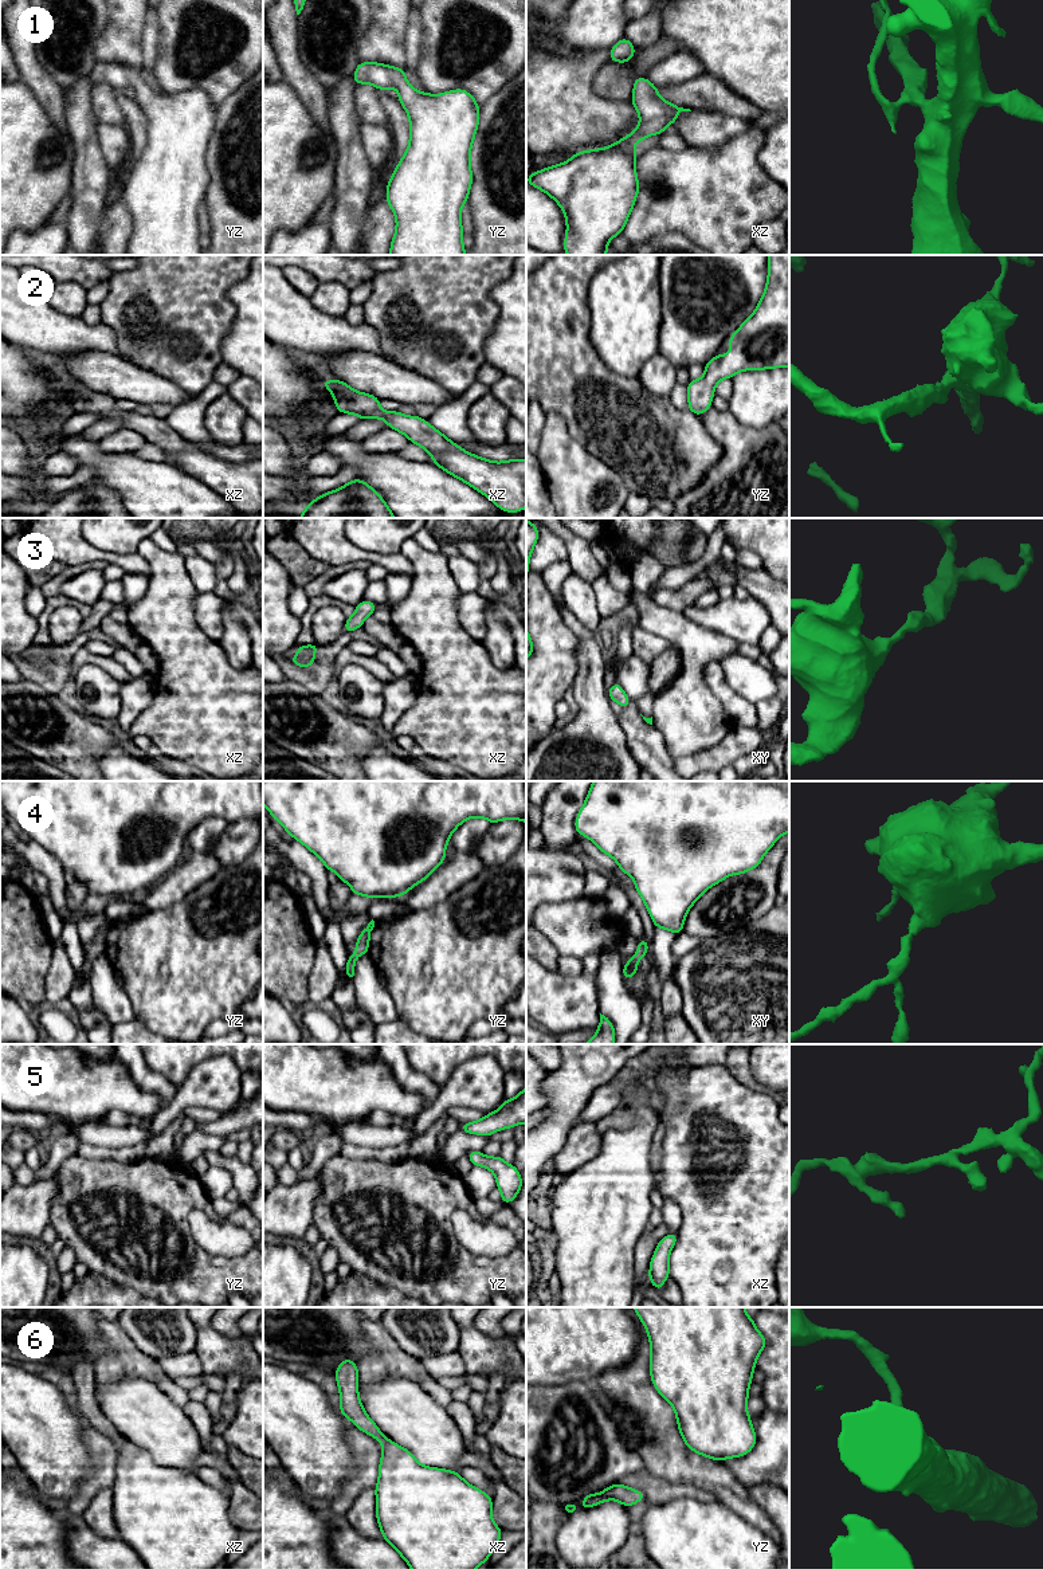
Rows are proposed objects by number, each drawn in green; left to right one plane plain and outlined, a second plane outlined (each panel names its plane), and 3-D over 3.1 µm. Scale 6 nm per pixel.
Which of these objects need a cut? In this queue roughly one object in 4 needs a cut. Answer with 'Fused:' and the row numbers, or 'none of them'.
Fused: none of them

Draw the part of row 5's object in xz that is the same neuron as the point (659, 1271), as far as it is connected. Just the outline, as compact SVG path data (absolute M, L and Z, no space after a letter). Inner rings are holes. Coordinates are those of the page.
M677 1232L666 1235L662 1240L659 1240L656 1251L654 1252L650 1260L648 1278L651 1284L656 1288L658 1293L662 1290L666 1279L670 1278L668 1259L670 1252L675 1246L677 1240L678 1240Z

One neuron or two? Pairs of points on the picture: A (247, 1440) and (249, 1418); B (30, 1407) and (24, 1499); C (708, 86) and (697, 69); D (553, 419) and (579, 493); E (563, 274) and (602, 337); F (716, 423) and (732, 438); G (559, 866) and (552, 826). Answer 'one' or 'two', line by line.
A: one
B: two
C: two
D: one
E: two
F: one
G: two

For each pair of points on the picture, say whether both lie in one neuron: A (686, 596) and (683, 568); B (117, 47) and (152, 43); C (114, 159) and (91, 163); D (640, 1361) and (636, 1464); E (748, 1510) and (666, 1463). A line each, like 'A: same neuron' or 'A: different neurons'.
A: different neurons
B: different neurons
C: different neurons
D: different neurons
E: same neuron

